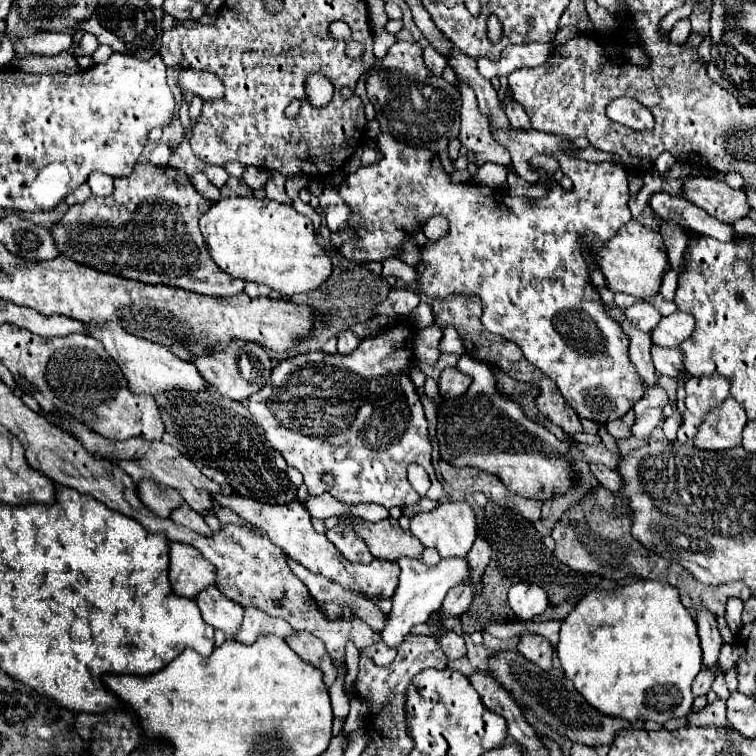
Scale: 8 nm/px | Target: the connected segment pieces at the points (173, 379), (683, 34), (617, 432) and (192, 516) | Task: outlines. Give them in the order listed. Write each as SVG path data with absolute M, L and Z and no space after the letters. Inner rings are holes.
M87 325L89 335L99 339L107 353L119 363L119 367L123 369L123 375L129 381L129 389L133 393L147 393L147 395L159 395L159 393L167 393L167 391L189 391L189 393L203 393L209 391L209 383L201 377L201 373L197 371L197 367L191 361L183 361L179 357L175 357L169 349L145 341L141 337L129 335L125 329L121 329L119 325L105 325L105 327L97 327L97 325Z
M681 19L681 21L677 21L675 27L671 29L671 33L669 33L669 43L671 43L671 45L683 45L683 43L687 41L689 33L691 33L691 23L689 23L689 19Z
M629 411L625 417L621 417L621 419L617 419L617 421L609 421L607 431L609 431L613 437L617 437L617 439L625 439L625 437L631 435L629 431L631 431L633 421L635 421L635 413Z
M185 503L181 507L177 507L177 511L171 513L171 519L179 525L185 525L185 527L197 531L199 535L211 535L211 529L205 525L203 517L195 509L189 509L189 505L185 505Z

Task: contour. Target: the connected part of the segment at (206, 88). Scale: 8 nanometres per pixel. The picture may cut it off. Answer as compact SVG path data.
M181 69L177 83L183 89L199 95L203 101L215 101L215 99L221 99L225 95L221 79L215 73L209 73L209 71Z

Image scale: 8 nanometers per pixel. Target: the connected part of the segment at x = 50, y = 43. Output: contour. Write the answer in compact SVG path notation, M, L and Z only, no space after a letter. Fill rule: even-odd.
M37 33L31 37L23 37L23 39L15 39L13 47L15 47L15 54L19 57L24 57L29 53L38 55L57 55L61 51L67 51L73 43L71 35L63 35L63 33Z

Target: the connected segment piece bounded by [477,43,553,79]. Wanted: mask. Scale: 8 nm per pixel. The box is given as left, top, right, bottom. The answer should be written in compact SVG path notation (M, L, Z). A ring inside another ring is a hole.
M529 43L529 45L509 45L501 53L501 61L489 61L479 57L477 69L485 79L495 75L509 75L513 69L519 67L539 67L547 61L549 53L553 51L553 43Z

